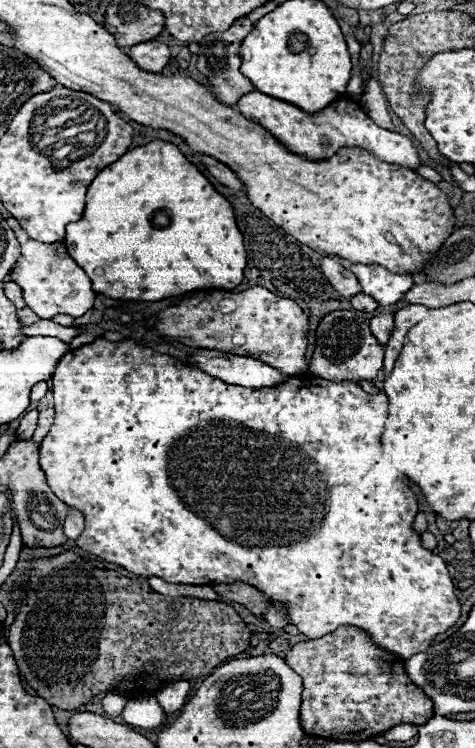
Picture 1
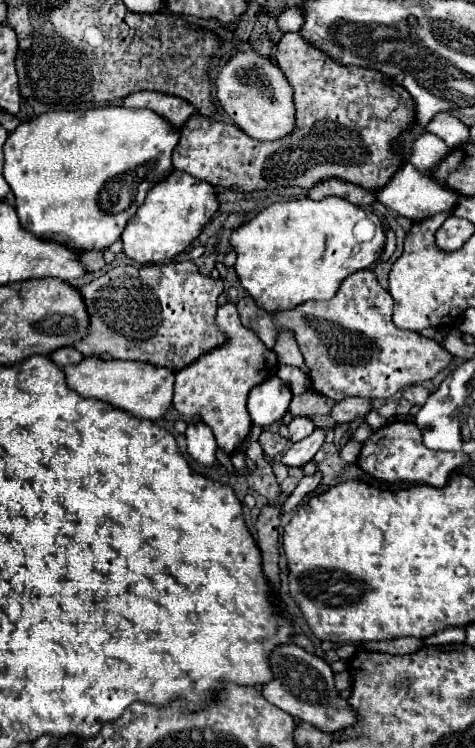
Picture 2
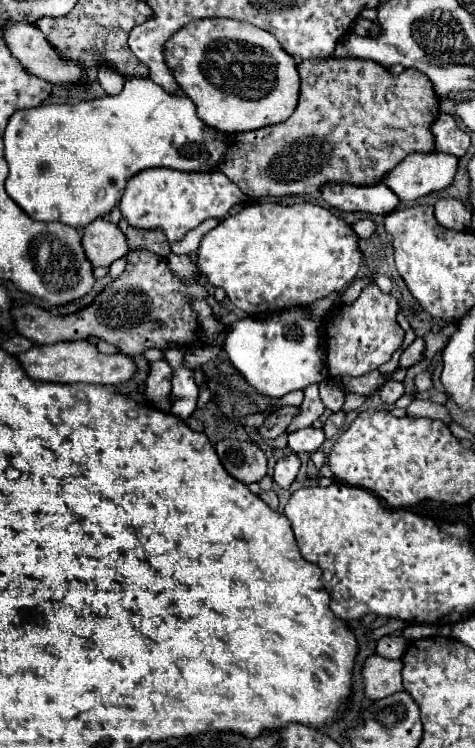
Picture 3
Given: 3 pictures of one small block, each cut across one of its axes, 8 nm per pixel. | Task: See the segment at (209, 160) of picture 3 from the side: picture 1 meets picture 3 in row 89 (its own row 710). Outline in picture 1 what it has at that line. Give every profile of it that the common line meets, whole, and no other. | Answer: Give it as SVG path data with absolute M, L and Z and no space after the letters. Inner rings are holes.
M154 696L130 700L124 706L122 718L126 724L136 726L136 728L144 728L144 730L154 730L154 728L160 728L162 724L166 724L166 714L162 712L162 708L158 706Z

